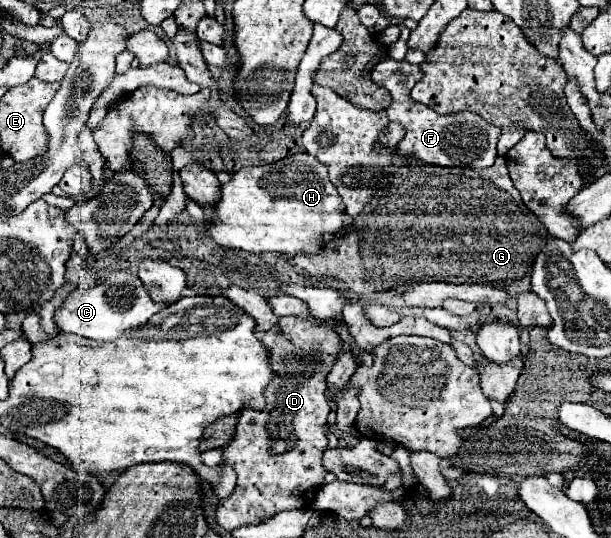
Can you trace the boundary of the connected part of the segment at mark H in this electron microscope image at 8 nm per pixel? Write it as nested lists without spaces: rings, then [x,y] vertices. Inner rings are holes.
[[[293,154],[281,162],[265,166],[247,166],[231,174],[231,180],[221,184],[221,198],[217,200],[215,216],[209,218],[207,236],[219,246],[237,248],[251,254],[277,252],[277,254],[317,254],[331,240],[343,232],[345,206],[337,188],[327,176],[327,168],[309,154]]]

